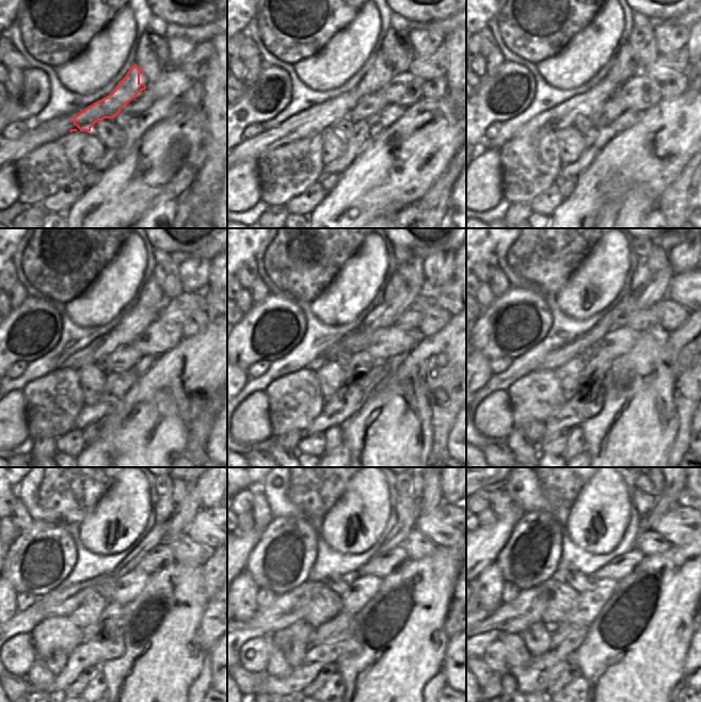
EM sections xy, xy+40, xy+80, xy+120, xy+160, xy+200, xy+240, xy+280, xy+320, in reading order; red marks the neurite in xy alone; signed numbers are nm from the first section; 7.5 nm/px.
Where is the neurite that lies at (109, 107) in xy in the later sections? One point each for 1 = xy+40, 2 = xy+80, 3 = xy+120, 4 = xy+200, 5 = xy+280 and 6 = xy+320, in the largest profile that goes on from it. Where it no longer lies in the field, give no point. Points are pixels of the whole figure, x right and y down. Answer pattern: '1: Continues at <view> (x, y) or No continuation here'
1: Continues at xy+40 (369, 84)
2: Continues at xy+80 (625, 58)
3: Continues at xy+120 (152, 294)
4: Continues at xy+200 (641, 275)
5: Continues at xy+280 (407, 507)
6: Continues at xy+320 (644, 503).

